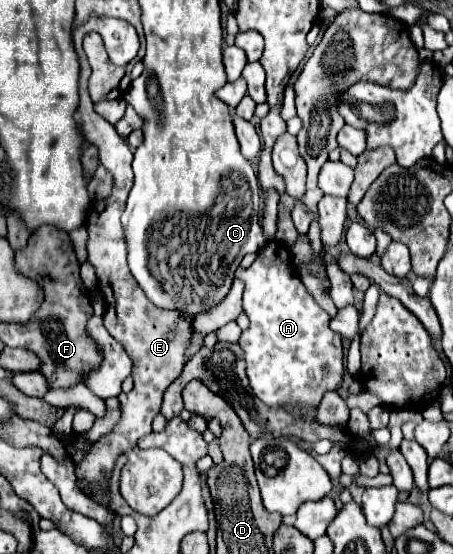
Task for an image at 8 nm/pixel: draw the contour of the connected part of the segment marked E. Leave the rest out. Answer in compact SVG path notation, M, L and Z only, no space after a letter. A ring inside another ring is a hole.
M91 16L85 22L85 25L75 28L75 32L73 32L75 50L77 50L79 60L81 60L81 78L79 78L81 102L79 102L79 108L77 108L77 122L81 126L81 132L83 132L85 140L99 148L101 164L107 170L111 170L113 176L115 176L113 194L111 194L109 200L103 202L105 204L103 212L97 214L97 226L87 226L87 230L89 230L89 242L87 242L89 262L95 268L97 282L99 282L99 292L105 300L105 314L103 314L105 328L129 352L129 356L133 360L133 380L135 380L135 388L129 394L119 396L121 420L119 420L117 428L109 436L101 436L91 446L87 456L81 462L75 464L77 480L87 482L89 488L91 488L91 486L107 482L109 472L113 472L113 468L115 468L117 456L137 448L137 440L151 432L151 422L161 410L161 400L163 400L165 388L181 374L181 370L185 366L185 348L191 340L191 320L193 320L193 316L183 316L179 310L157 308L155 304L151 304L147 300L147 296L143 292L141 292L141 298L131 300L131 292L139 290L139 286L137 286L135 278L131 276L131 272L127 268L127 244L125 244L125 234L123 234L123 226L121 226L119 218L125 210L125 202L127 202L129 190L133 186L133 170L131 170L133 152L129 150L125 138L121 138L117 134L115 126L109 124L105 118L101 118L93 110L93 102L91 102L89 90L87 90L87 80L91 76L91 68L87 58L85 58L85 52L81 48L81 42L83 42L85 34L89 32L99 32L101 34L101 38L105 42L105 48L107 48L107 54L109 54L111 62L117 64L117 66L125 66L129 60L133 60L137 56L139 36L129 22L95 16Z

